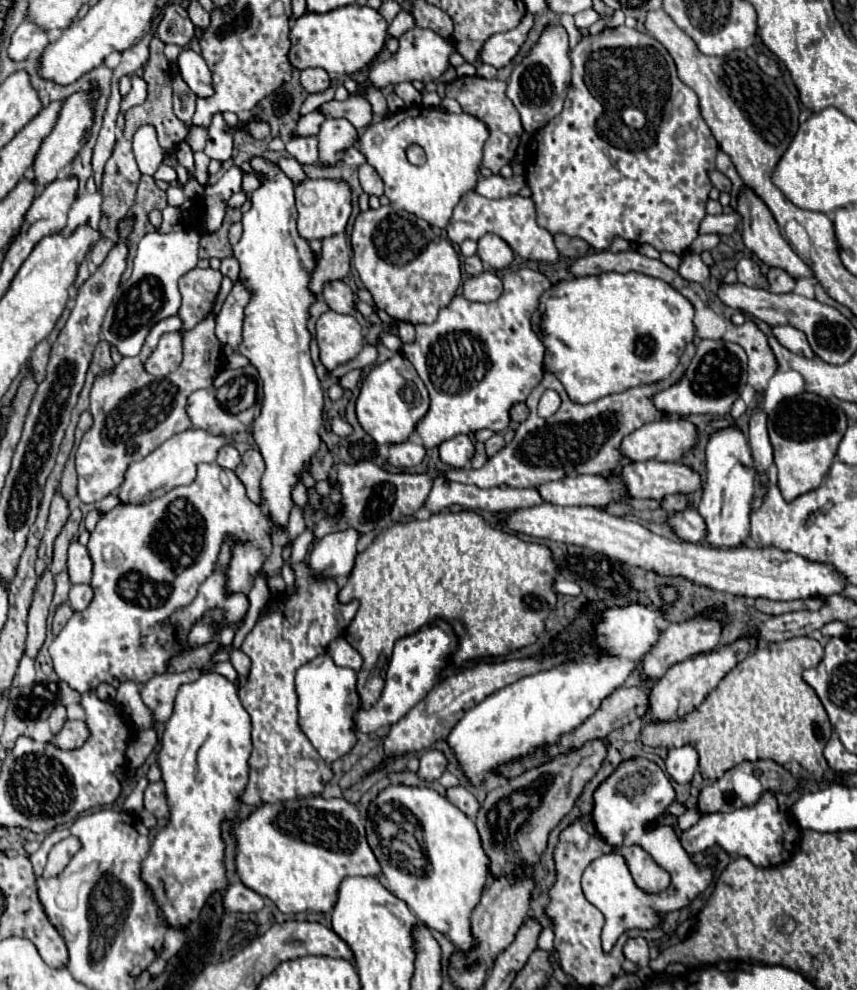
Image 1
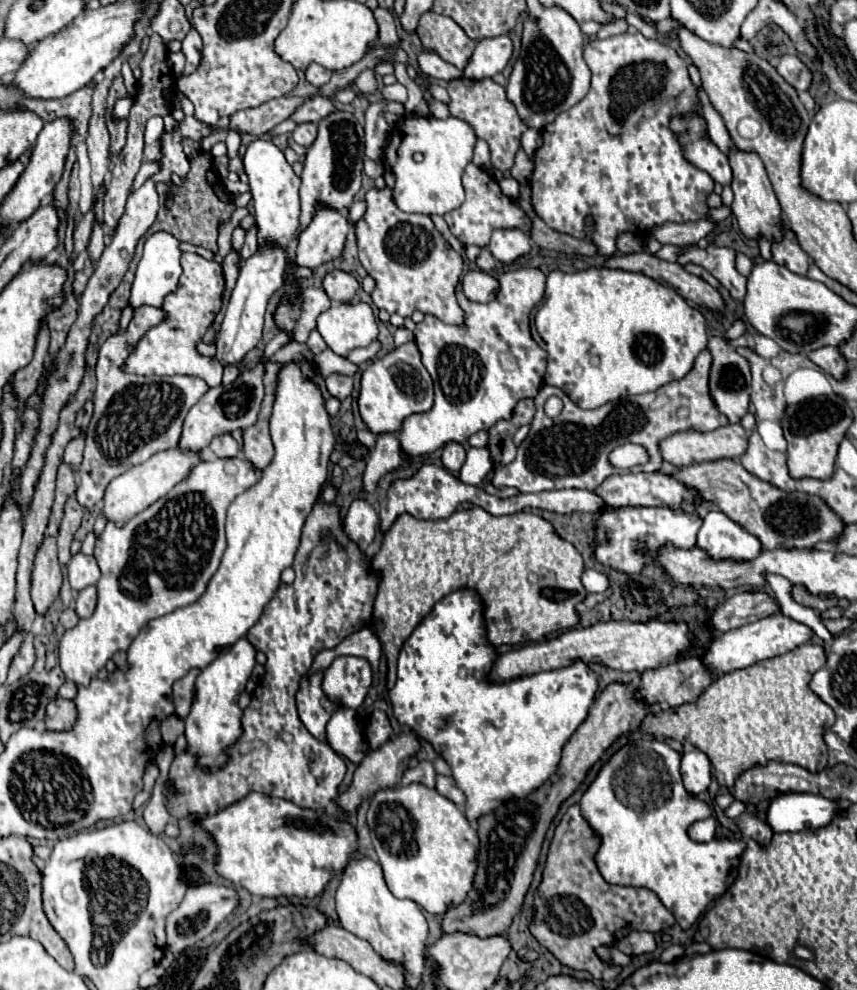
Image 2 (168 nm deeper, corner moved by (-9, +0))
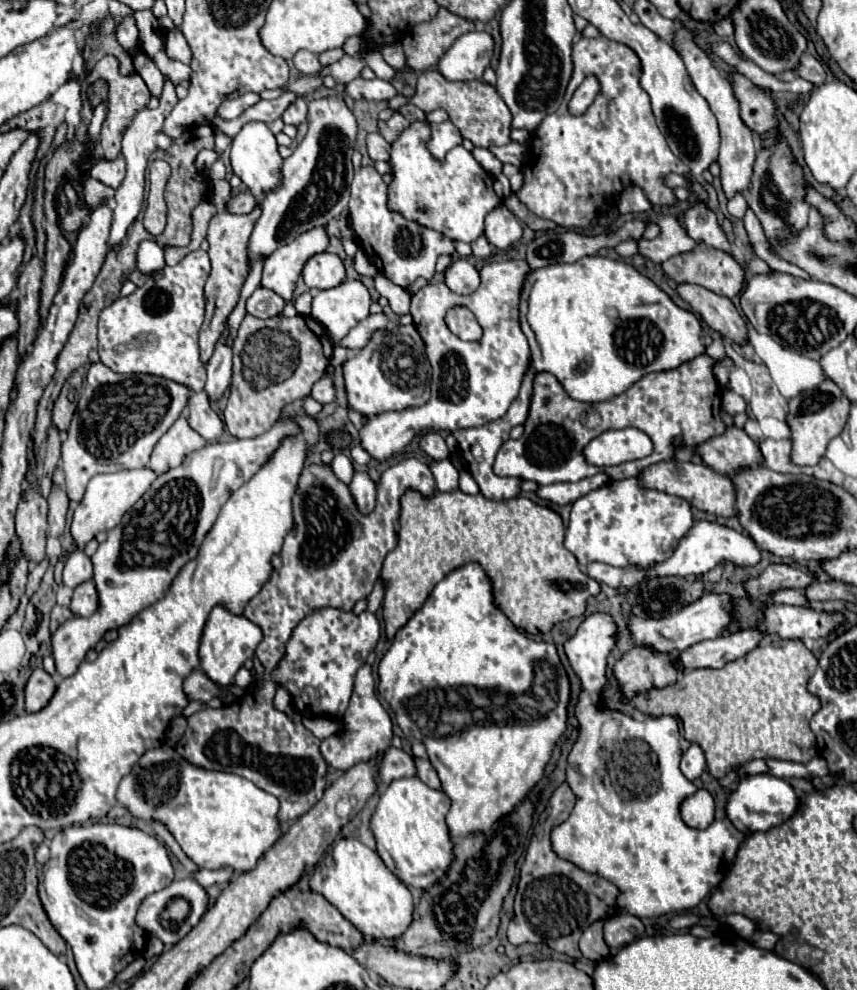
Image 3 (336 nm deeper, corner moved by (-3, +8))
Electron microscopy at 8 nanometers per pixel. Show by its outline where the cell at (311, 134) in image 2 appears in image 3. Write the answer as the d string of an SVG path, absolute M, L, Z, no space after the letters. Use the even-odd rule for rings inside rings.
M297 98L295 102L289 104L289 108L283 112L281 120L285 124L301 124L307 120L307 102L305 98Z

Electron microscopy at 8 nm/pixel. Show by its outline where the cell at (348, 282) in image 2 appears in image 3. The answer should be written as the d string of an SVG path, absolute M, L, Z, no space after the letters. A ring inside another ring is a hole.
M321 252L311 256L303 266L303 282L309 288L327 290L345 280L345 266L337 254Z

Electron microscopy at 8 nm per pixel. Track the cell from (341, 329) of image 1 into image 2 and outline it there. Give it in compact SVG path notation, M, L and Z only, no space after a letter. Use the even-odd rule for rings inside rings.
M333 302L329 310L319 314L317 330L335 354L347 356L353 348L369 346L377 338L377 320L363 302L355 306Z

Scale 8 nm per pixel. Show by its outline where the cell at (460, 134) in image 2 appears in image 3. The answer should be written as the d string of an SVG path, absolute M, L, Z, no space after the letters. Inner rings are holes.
M447 120L441 124L431 124L433 128L433 136L429 142L429 150L435 158L443 158L453 146L461 144L461 132Z

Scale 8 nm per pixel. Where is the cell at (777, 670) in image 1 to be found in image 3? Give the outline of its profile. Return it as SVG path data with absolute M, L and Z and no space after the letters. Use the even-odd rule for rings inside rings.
M781 640L779 644L761 644L745 658L727 662L721 670L699 668L687 670L675 684L665 688L651 688L647 694L637 694L633 706L643 714L669 714L679 718L683 738L703 748L711 776L723 778L729 770L755 758L777 758L793 762L809 762L817 756L815 736L809 728L811 716L821 708L821 702L807 692L807 682L817 668L817 658L799 640Z

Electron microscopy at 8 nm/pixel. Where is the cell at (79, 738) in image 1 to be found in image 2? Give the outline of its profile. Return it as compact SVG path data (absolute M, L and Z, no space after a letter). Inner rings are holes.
M55 698L55 702L51 702L47 706L45 724L47 724L47 730L55 730L55 732L73 730L75 724L77 724L77 708L75 708L75 704L71 700Z

